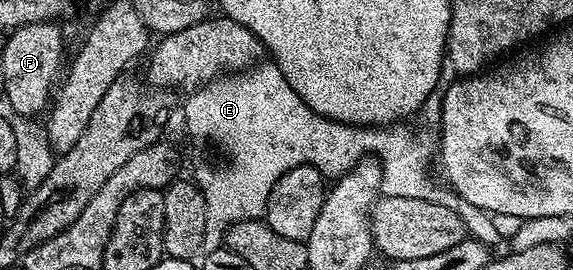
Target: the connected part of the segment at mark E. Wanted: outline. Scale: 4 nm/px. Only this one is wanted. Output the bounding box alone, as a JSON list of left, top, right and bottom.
[181,62,449,253]

